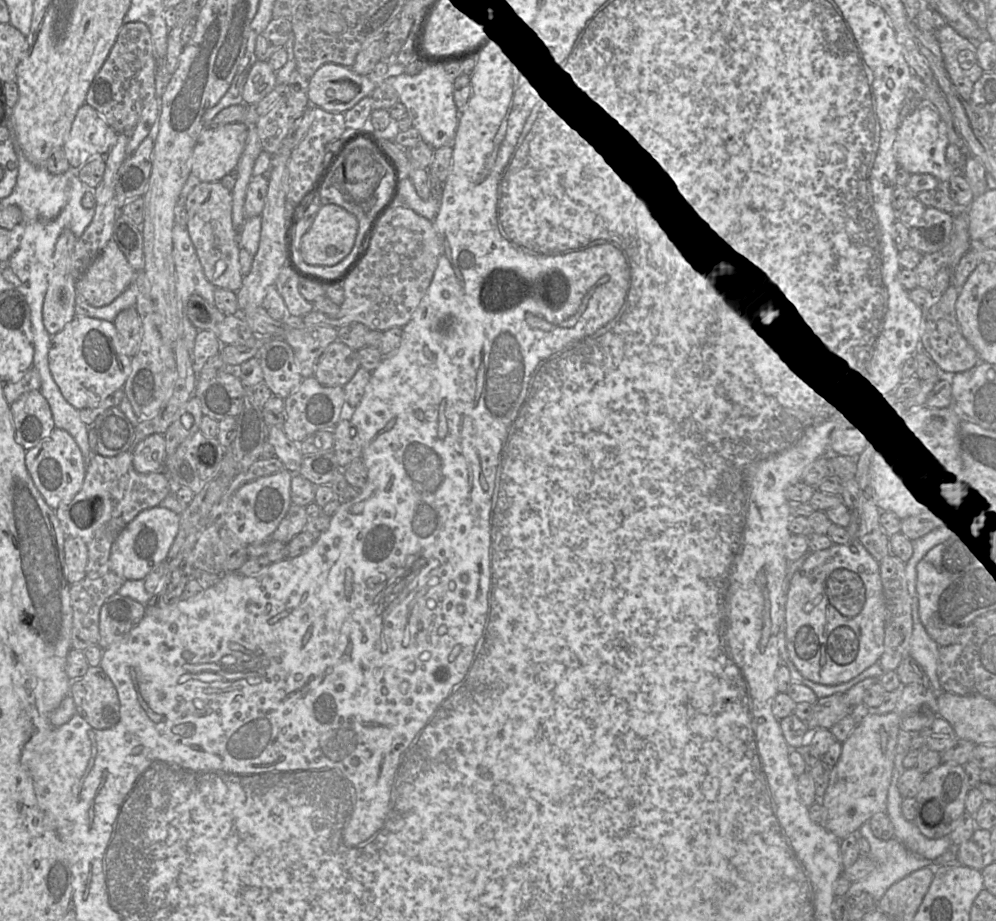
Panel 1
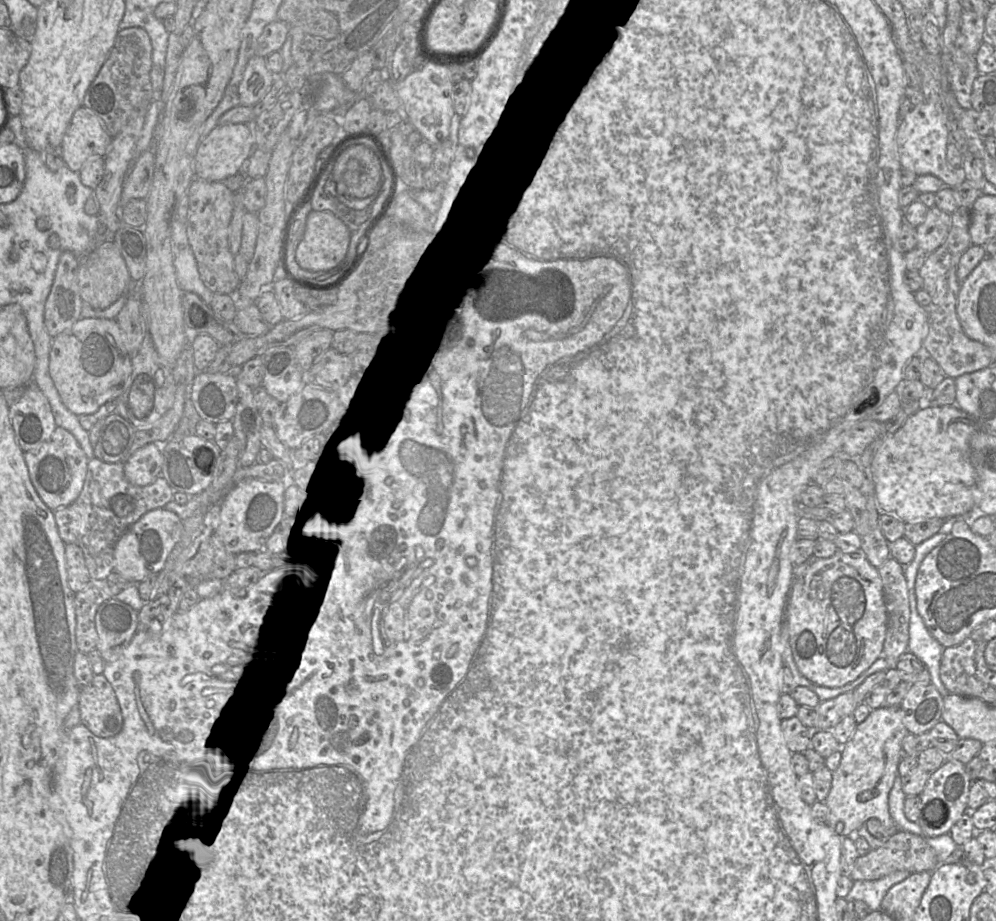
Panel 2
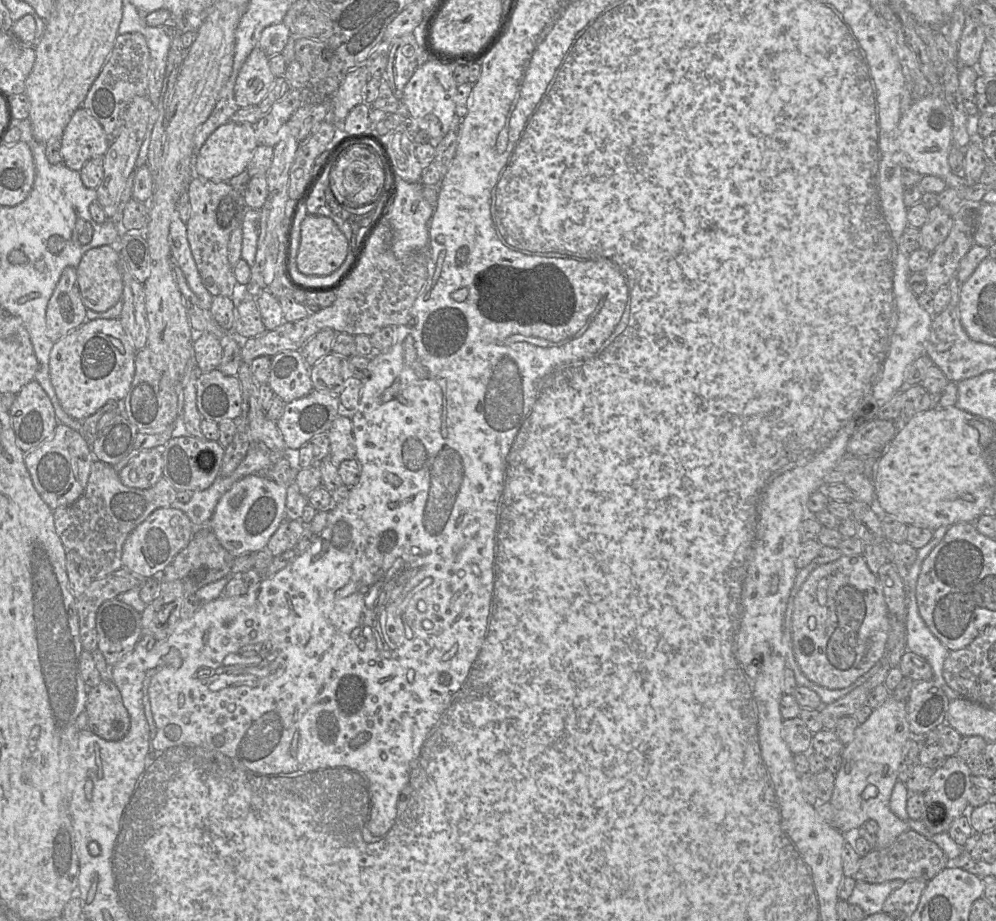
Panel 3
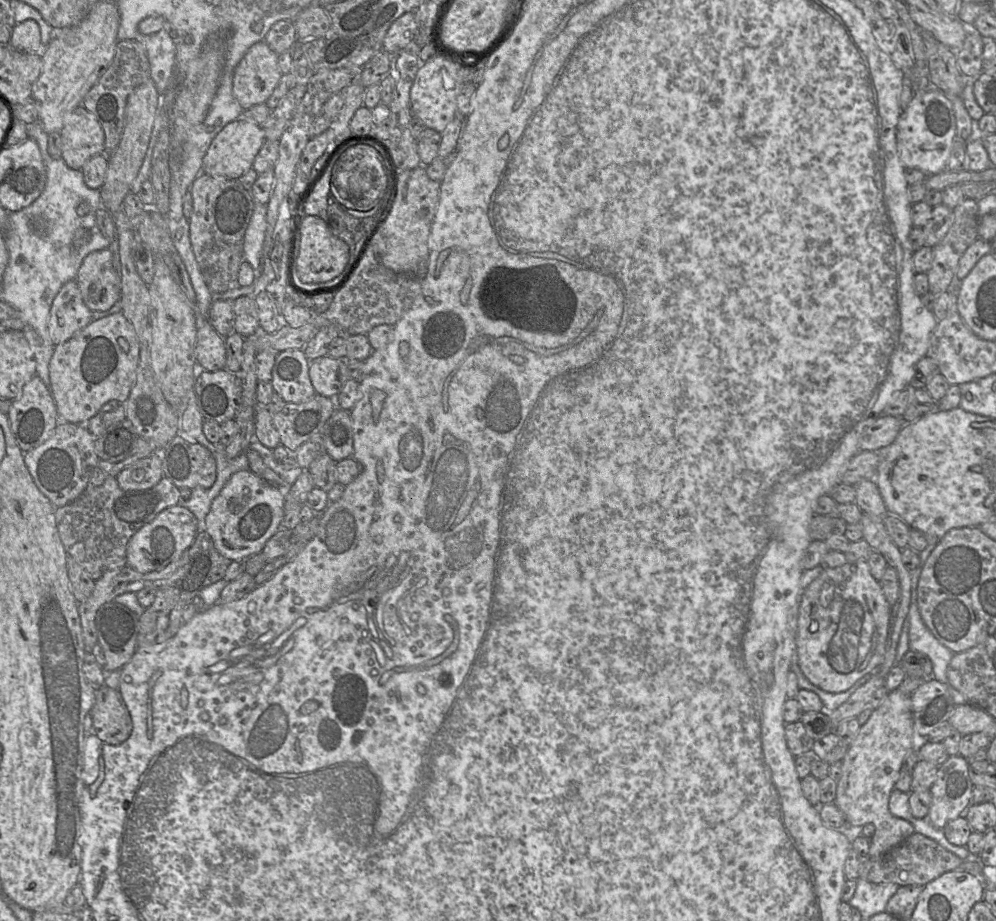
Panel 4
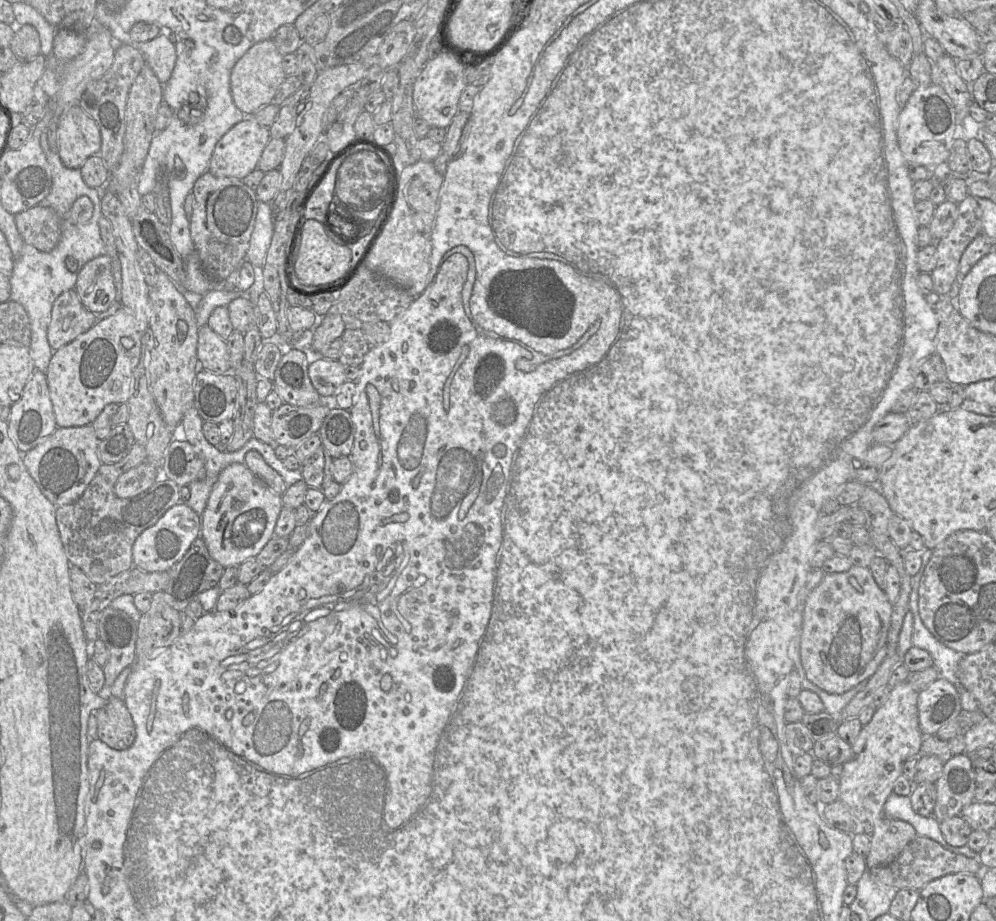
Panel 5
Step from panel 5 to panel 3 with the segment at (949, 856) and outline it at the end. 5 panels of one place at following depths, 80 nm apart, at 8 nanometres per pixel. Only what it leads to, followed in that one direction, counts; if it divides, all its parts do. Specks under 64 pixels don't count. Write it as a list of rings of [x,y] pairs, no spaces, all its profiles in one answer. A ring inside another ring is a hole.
[[[908,830],[900,834],[888,847],[872,848],[867,855],[861,857],[853,878],[856,881],[867,883],[882,883],[895,879],[904,881],[924,879],[929,881],[946,868],[948,861],[946,854],[935,842],[914,830]]]

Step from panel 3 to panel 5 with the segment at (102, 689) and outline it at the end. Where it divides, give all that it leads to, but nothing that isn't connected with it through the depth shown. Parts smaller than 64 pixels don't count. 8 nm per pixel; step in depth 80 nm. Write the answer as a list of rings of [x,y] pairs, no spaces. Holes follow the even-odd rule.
[[[110,697],[96,712],[96,717],[98,739],[118,751],[132,746],[136,729],[123,698]]]

